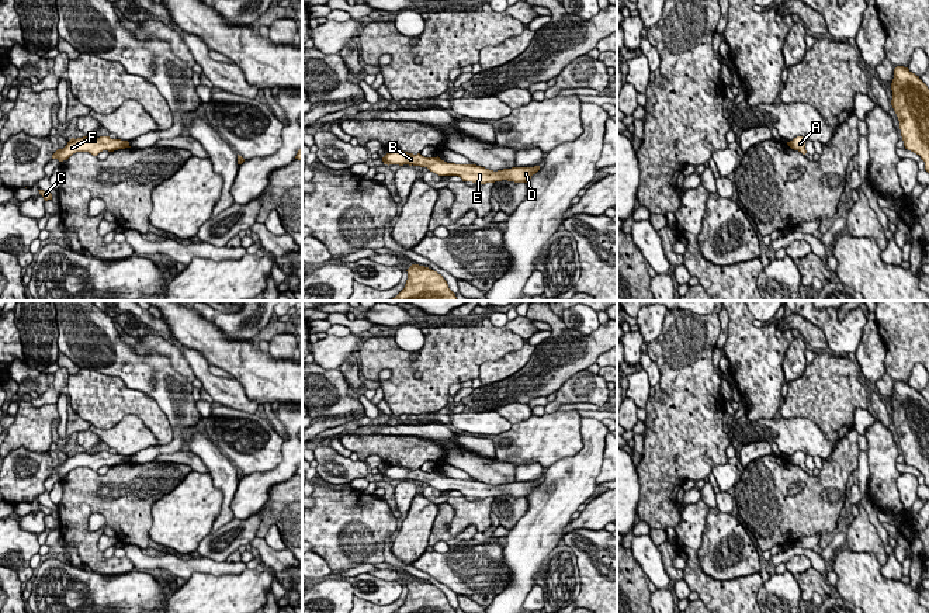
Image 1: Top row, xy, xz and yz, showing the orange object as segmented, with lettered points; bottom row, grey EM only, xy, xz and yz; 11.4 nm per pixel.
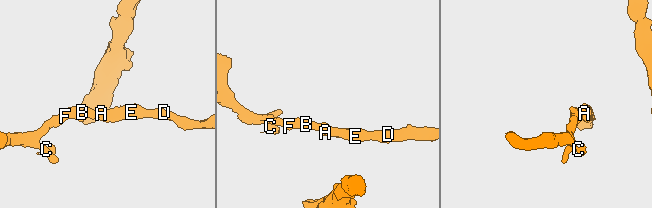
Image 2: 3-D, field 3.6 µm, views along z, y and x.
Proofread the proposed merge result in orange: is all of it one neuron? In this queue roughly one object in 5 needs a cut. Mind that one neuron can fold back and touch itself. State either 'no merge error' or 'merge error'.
no merge error

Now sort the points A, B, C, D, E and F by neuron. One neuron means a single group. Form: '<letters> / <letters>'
A B C D E F

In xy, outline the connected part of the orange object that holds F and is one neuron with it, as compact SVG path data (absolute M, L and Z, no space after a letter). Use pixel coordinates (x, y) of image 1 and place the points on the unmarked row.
M89 451L72 453L63 464L58 464L52 470L52 474L63 477L76 467L89 467L97 471L103 465L114 467L125 463L131 463L128 456L111 454L110 451L100 451L97 454L90 454Z

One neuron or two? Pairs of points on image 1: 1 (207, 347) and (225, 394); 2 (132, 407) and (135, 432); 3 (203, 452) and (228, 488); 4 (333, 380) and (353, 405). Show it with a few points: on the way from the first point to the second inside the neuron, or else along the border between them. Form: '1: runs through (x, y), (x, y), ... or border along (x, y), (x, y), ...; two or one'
1: border along (182, 346), (196, 349), (210, 364); two
2: border along (104, 429), (135, 415), (156, 437); two
3: runs through (211, 460), (224, 473), (225, 480); one
4: runs through (335, 385), (347, 399); one

